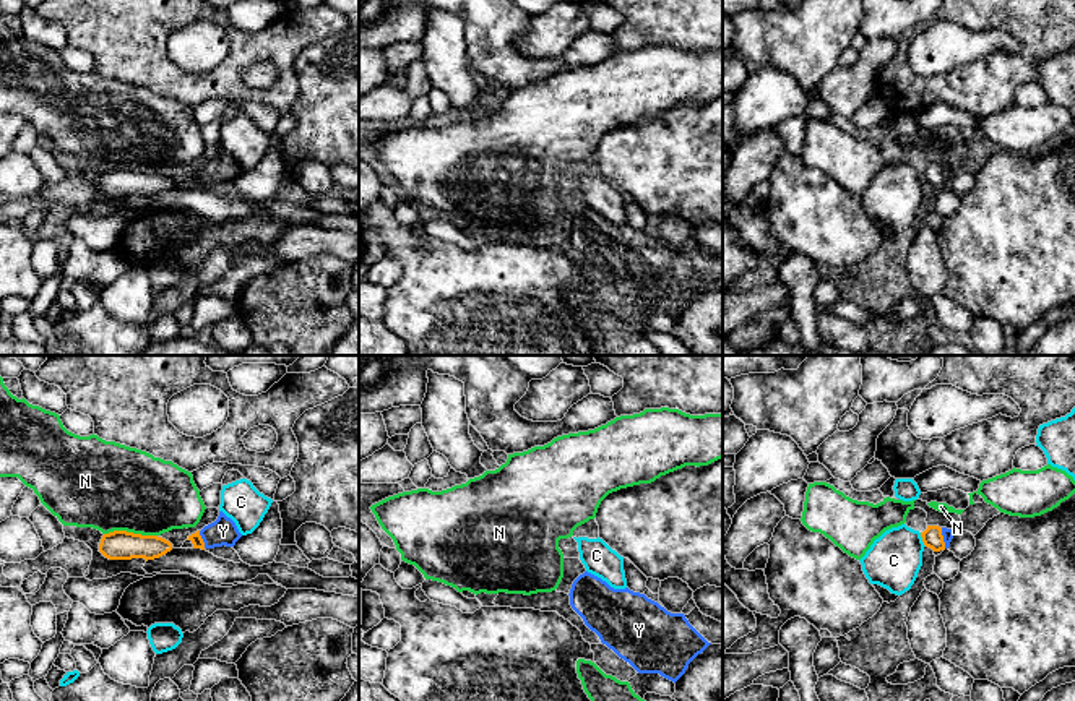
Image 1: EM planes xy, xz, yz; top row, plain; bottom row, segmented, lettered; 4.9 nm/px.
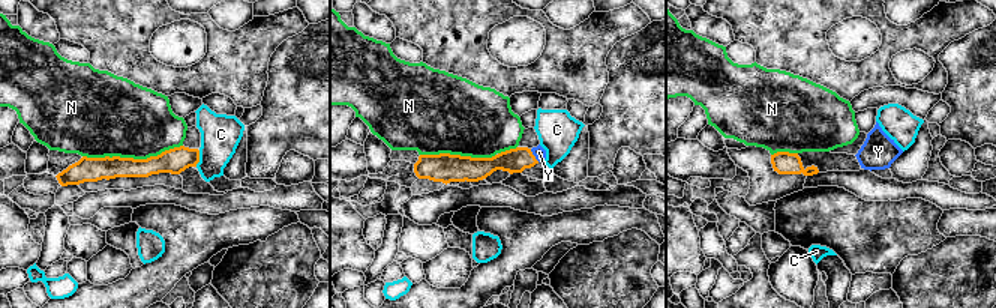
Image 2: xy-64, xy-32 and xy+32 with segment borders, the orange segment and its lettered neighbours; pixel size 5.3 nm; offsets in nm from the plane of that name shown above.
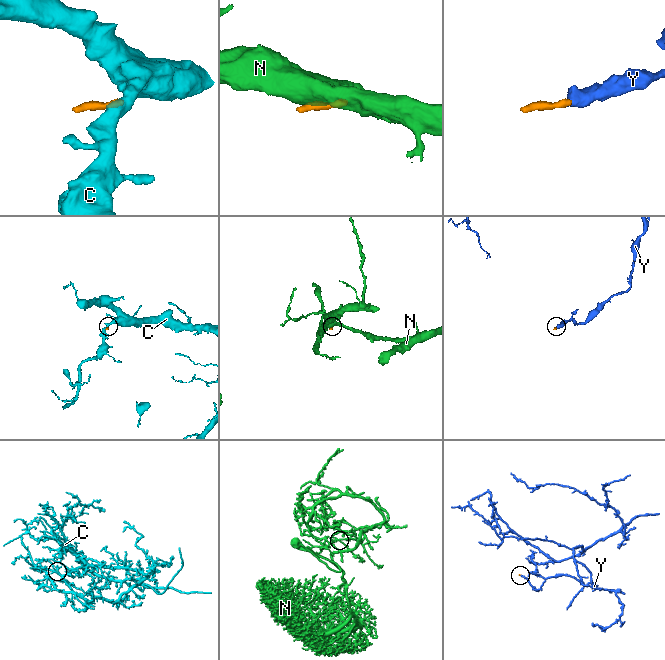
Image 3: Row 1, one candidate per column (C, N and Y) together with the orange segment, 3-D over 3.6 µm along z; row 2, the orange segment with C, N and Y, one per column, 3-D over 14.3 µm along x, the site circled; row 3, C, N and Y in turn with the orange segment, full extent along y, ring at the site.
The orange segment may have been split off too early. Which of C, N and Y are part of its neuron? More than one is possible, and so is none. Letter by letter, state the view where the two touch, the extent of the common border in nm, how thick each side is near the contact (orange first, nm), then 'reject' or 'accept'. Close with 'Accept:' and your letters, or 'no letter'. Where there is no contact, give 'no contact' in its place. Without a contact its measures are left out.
C: yz | 80 nm | 100/280 nm | reject
N: xy | 260 nm | 140/440 nm | reject
Y: yz | 110 nm | 100/50 nm | accept
Accept: Y

